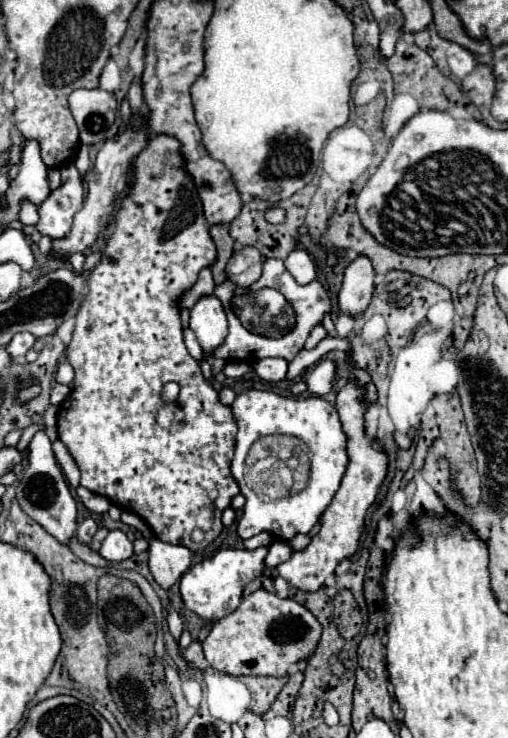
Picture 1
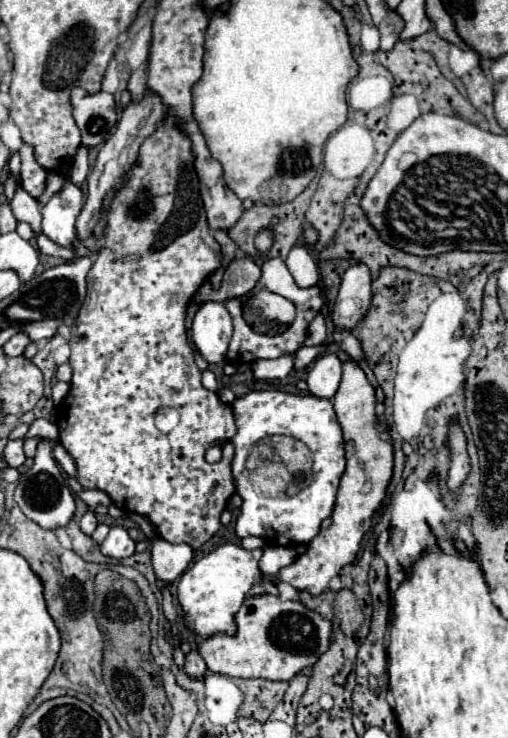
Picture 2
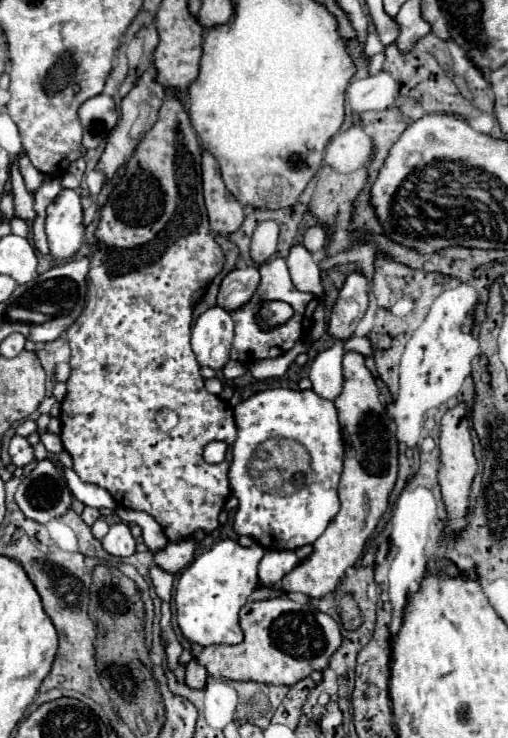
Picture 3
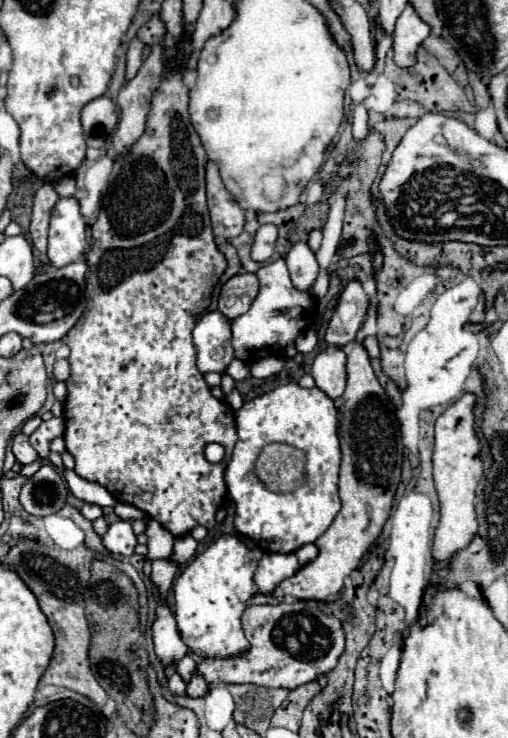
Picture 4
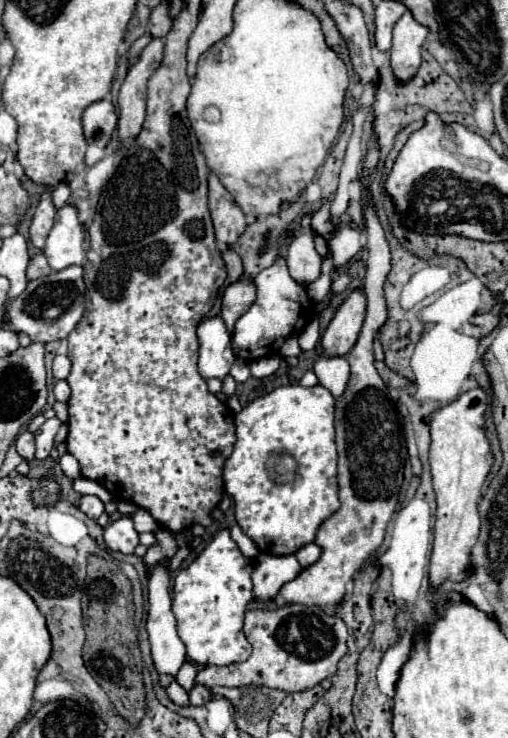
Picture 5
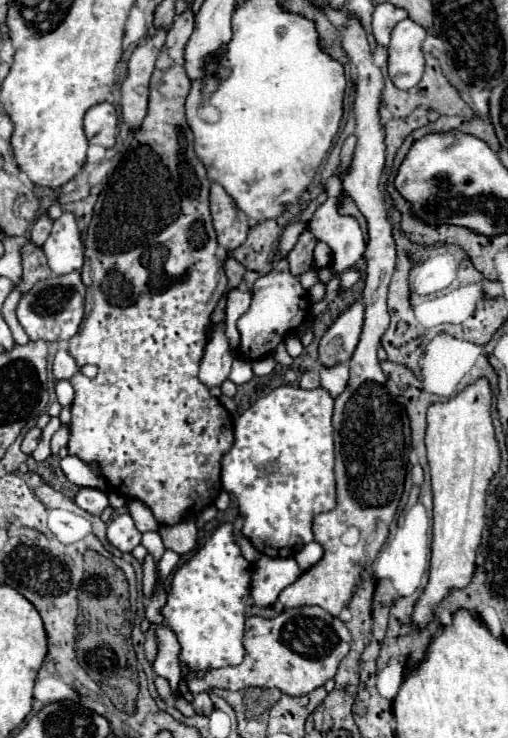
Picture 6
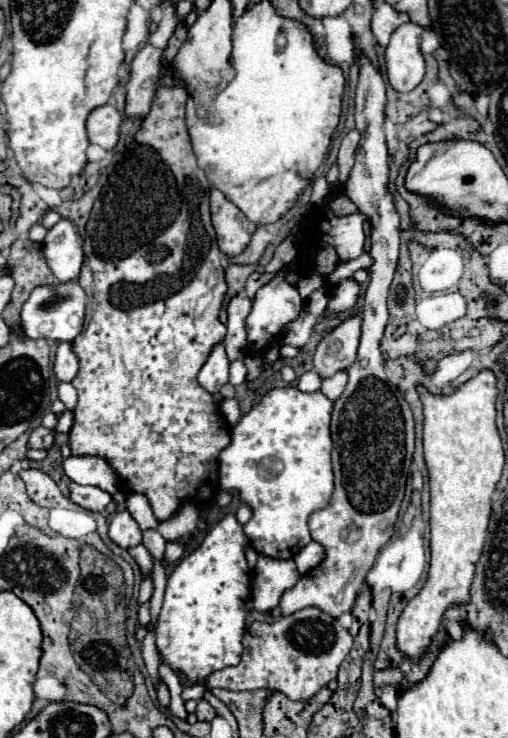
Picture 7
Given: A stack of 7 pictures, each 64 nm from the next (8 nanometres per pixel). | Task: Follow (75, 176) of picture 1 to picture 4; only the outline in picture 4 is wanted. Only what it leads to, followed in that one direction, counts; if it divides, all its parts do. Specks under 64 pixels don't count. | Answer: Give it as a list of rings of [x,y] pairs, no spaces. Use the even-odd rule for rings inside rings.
[[[74,196],[60,198],[50,214],[48,258],[54,268],[84,260],[86,222],[80,214],[80,204]]]

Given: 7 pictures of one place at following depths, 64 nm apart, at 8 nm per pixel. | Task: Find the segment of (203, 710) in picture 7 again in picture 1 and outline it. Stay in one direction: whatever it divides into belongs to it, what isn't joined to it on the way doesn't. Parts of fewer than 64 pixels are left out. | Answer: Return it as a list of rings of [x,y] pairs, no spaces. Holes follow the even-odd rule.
[[[194,640],[186,650],[184,650],[184,658],[188,660],[190,666],[196,666],[196,668],[206,668],[206,658],[204,658],[204,652],[202,652],[202,644],[198,640]]]

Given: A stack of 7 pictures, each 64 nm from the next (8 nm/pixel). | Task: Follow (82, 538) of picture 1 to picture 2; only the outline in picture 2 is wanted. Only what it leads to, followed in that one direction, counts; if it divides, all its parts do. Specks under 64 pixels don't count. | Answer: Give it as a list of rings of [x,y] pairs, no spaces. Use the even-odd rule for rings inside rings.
[[[88,510],[88,512],[82,516],[82,520],[80,520],[80,530],[82,530],[86,536],[92,536],[92,532],[96,530],[96,526],[98,526],[96,516],[94,516],[92,510]]]

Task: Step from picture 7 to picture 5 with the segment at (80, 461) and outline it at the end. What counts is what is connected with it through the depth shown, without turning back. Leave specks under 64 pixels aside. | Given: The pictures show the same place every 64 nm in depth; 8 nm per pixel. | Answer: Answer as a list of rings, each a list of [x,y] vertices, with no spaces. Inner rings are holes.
[[[64,454],[60,458],[60,466],[64,470],[64,474],[68,478],[78,478],[80,476],[80,466],[78,466],[78,460],[72,456],[72,454]]]

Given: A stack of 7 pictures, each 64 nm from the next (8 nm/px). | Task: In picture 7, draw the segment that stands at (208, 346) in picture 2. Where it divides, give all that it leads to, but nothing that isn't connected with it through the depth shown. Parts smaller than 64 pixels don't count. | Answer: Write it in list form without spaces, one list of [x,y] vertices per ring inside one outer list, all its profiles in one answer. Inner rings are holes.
[[[220,342],[212,348],[208,360],[204,362],[202,370],[198,372],[198,384],[204,390],[208,390],[210,394],[218,392],[228,382],[228,368],[230,368],[230,360],[226,356],[224,342]]]

